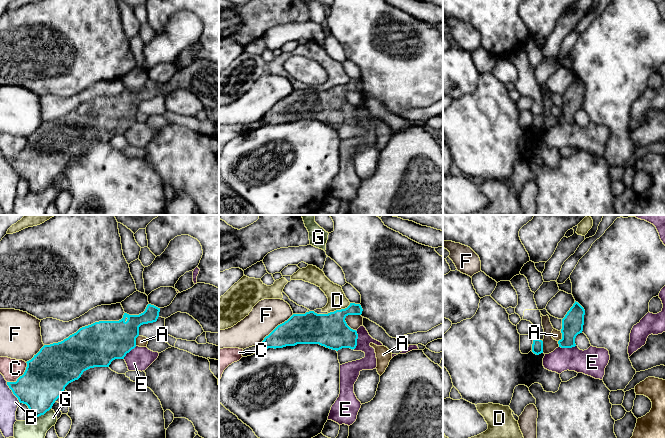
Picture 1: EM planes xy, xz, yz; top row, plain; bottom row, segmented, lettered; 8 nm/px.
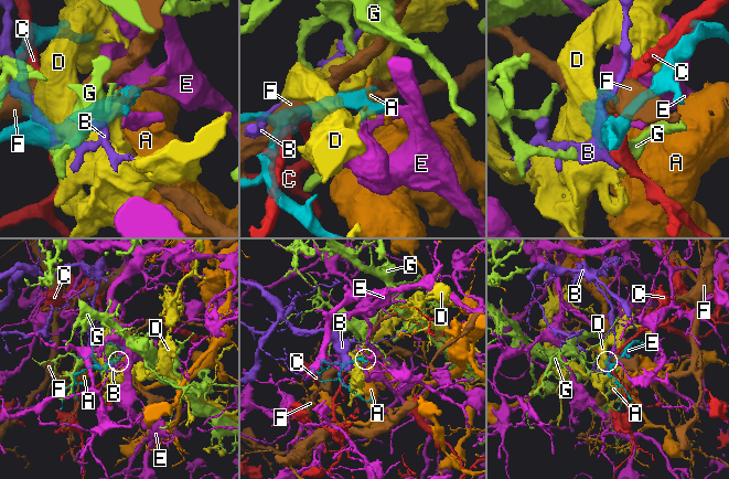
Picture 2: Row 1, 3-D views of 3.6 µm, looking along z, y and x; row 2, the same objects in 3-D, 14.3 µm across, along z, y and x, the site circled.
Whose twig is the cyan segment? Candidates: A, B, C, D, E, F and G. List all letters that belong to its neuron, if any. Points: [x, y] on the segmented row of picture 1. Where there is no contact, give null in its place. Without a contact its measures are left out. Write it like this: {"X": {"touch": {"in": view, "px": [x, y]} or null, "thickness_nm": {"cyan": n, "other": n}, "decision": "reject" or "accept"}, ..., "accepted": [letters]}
{"A": {"touch": {"in": "yz", "px": [562, 336]}, "thickness_nm": {"cyan": 180, "other": 80}, "decision": "reject"}, "B": {"touch": {"in": "xy", "px": [12, 391]}, "thickness_nm": {"cyan": 340, "other": 150}, "decision": "reject"}, "C": {"touch": {"in": "xy", "px": [20, 376]}, "thickness_nm": {"cyan": 360, "other": 170}, "decision": "reject"}, "D": {"touch": {"in": "xz", "px": [339, 310]}, "thickness_nm": {"cyan": 280, "other": 150}, "decision": "reject"}, "E": {"touch": {"in": "xz", "px": [356, 340]}, "thickness_nm": {"cyan": 280, "other": 140}, "decision": "reject"}, "F": {"touch": {"in": "xz", "px": [277, 326]}, "thickness_nm": {"cyan": 240, "other": 240}, "decision": "reject"}, "G": {"touch": {"in": "xy", "px": [40, 415]}, "thickness_nm": {"cyan": 340, "other": 180}, "decision": "reject"}, "accepted": []}

